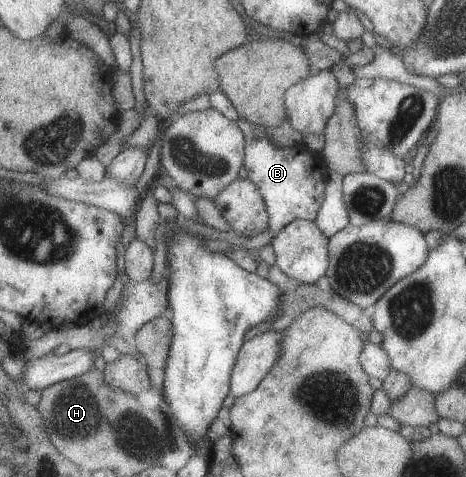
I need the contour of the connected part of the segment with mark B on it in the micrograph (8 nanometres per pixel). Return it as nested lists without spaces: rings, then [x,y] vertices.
[[[239,118],[235,124],[244,138],[242,165],[246,178],[257,187],[261,195],[268,216],[267,229],[271,239],[275,238],[280,228],[293,220],[305,219],[313,222],[323,204],[326,183],[322,181],[323,176],[313,163],[312,153],[301,152],[297,147],[281,148],[273,145],[267,138],[264,127],[245,119]]]

